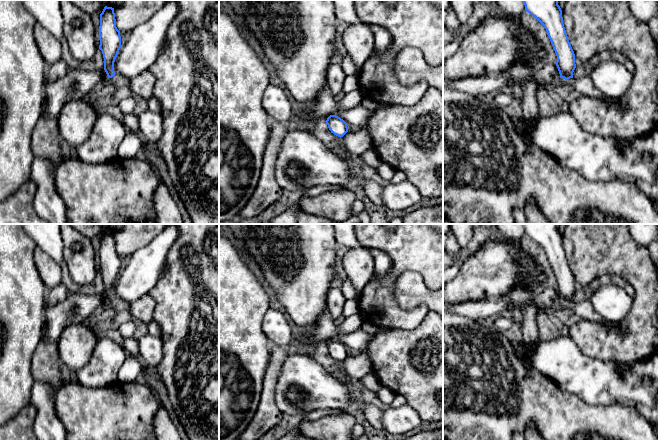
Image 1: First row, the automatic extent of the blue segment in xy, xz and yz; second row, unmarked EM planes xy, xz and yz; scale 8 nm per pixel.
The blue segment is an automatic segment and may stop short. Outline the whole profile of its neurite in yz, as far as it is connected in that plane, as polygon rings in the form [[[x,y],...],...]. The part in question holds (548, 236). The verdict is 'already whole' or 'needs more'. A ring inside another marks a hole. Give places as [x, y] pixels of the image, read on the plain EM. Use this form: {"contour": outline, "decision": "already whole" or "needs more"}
{"contour": [[[522,224],[525,234],[546,253],[557,280],[556,290],[560,302],[573,302],[576,292],[575,278],[569,266],[558,224]]], "decision": "already whole"}

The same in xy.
{"contour": [[[105,230],[100,238],[99,264],[99,273],[104,282],[104,294],[108,302],[112,302],[116,298],[114,286],[121,272],[120,255],[116,251],[115,237],[112,231]]], "decision": "already whole"}

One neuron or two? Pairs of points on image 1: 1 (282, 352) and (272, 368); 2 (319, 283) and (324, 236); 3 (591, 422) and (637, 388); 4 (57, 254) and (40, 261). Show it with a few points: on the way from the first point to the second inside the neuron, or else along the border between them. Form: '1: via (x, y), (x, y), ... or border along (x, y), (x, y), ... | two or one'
1: via (278, 356), (275, 364) | one
2: via (319, 271), (319, 248) | one
3: border along (593, 405), (623, 404), (633, 406), (638, 411) | two
4: border along (37, 245), (58, 264) | two

